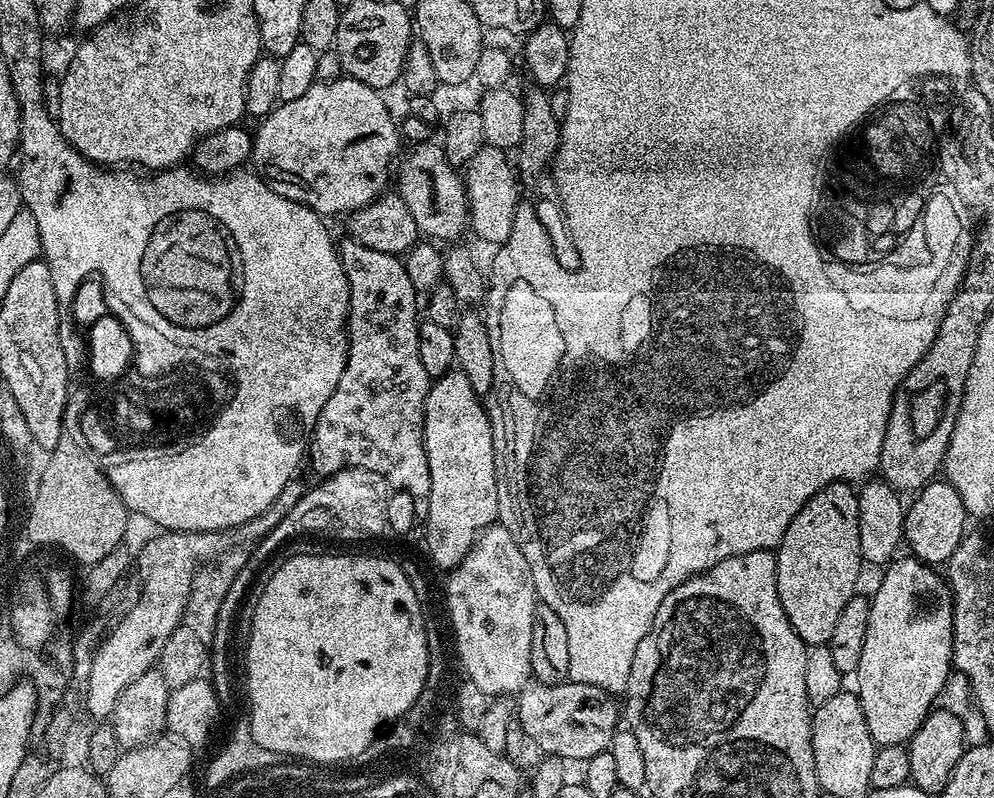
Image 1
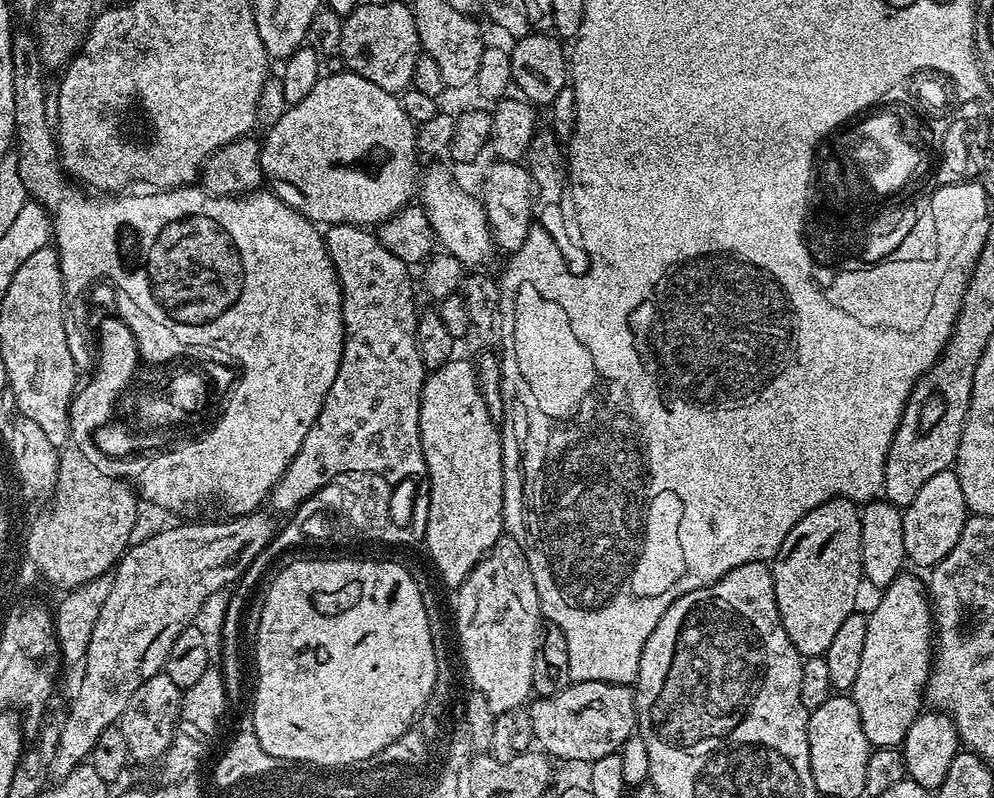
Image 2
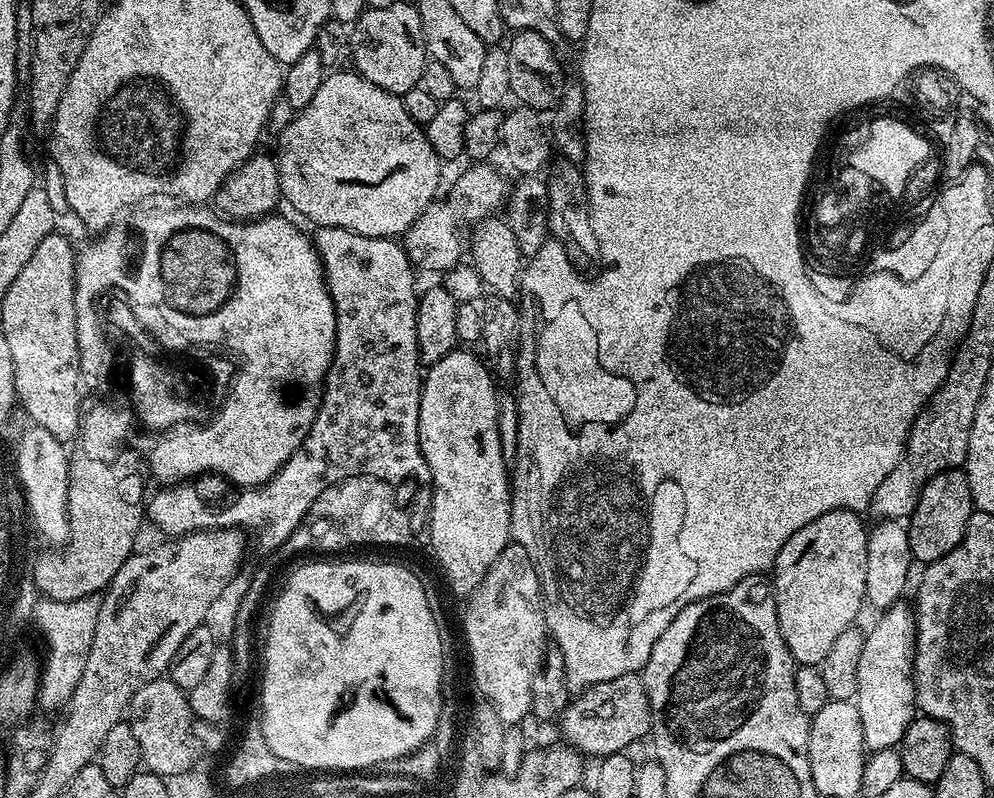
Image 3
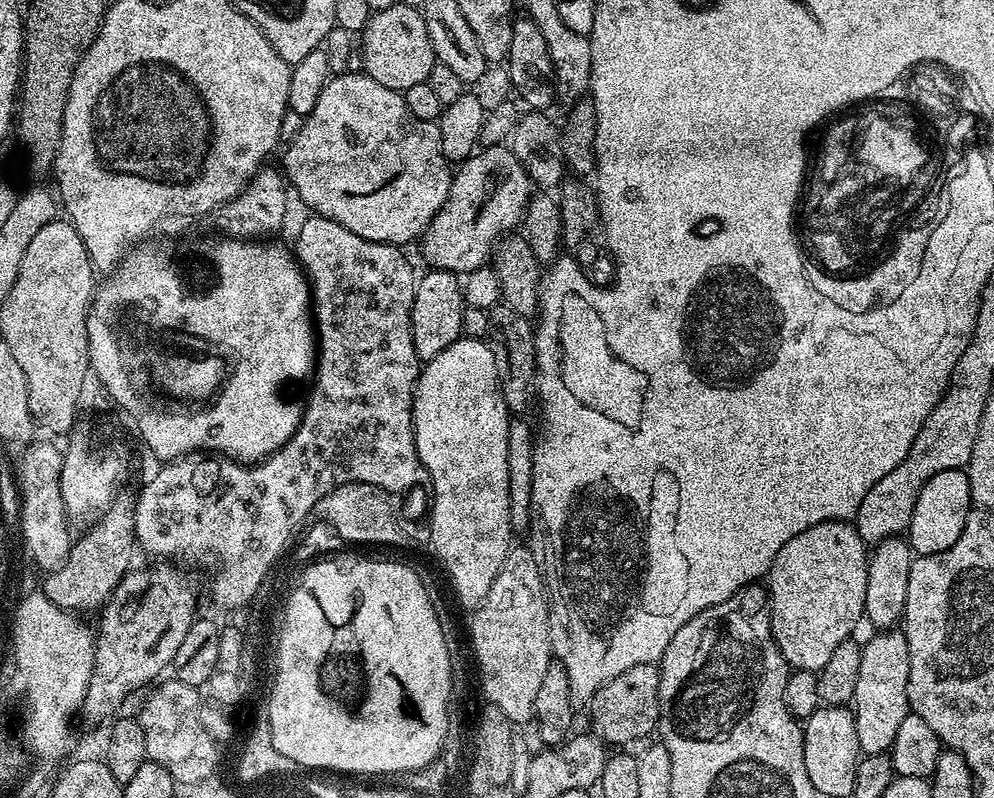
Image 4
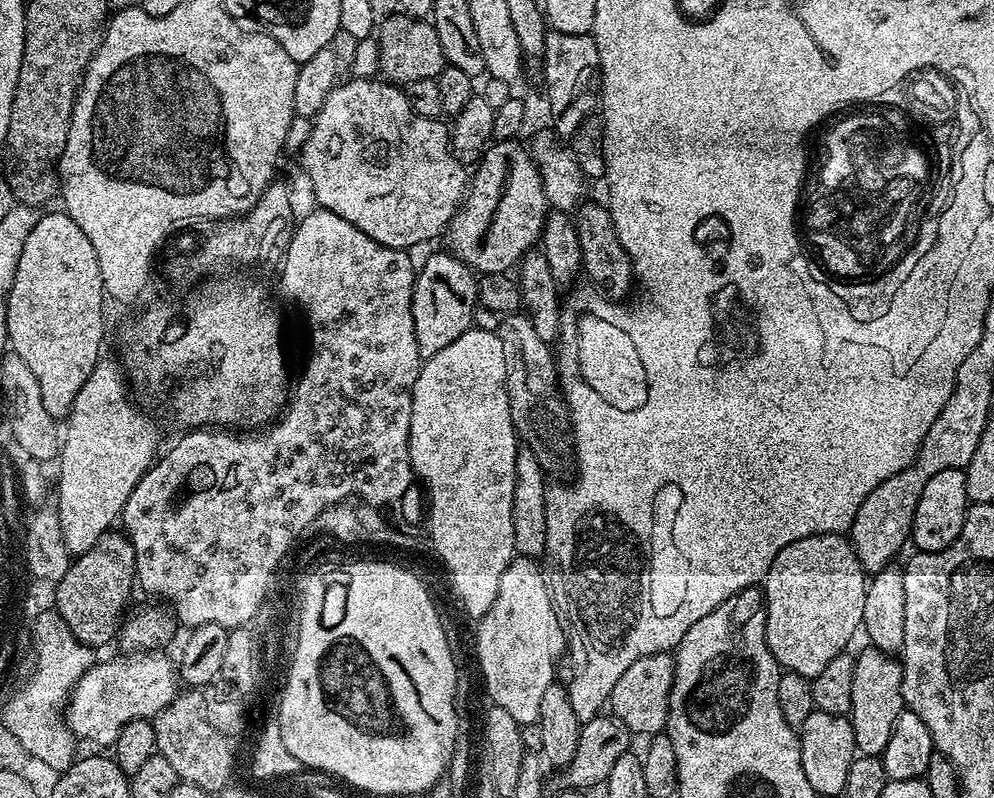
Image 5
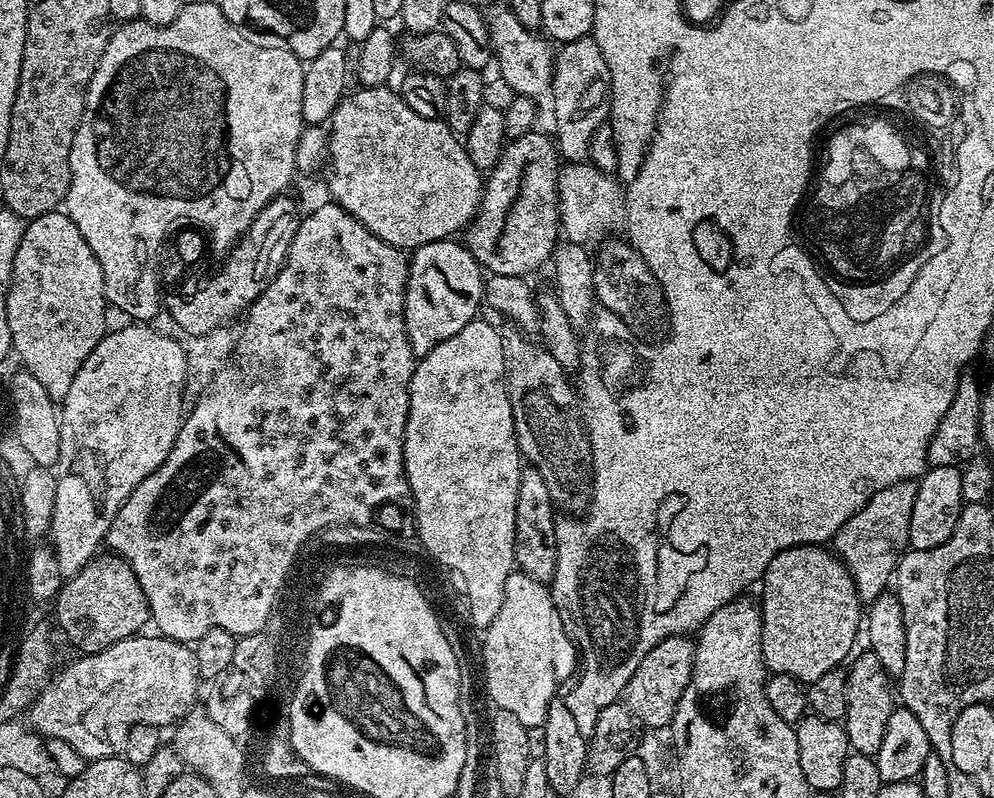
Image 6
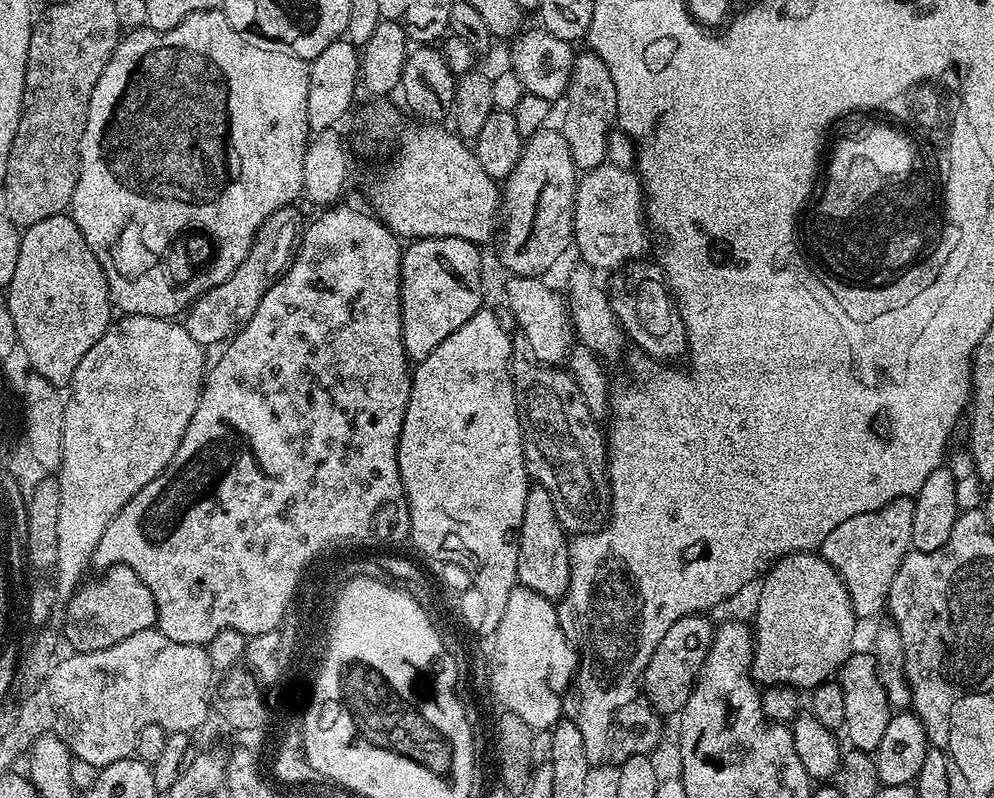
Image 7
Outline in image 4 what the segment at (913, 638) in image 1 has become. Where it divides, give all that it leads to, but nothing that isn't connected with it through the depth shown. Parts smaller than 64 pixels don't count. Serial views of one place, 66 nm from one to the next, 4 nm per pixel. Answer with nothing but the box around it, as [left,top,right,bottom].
[852,631,910,755]

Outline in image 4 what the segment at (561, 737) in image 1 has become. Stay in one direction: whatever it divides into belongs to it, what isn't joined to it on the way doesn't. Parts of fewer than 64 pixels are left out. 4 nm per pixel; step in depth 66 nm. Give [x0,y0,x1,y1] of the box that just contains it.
[590,664,660,746]

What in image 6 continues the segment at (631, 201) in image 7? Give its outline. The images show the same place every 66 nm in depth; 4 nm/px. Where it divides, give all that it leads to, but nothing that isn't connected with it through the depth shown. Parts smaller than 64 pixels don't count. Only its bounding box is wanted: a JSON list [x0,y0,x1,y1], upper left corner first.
[558,162,625,245]

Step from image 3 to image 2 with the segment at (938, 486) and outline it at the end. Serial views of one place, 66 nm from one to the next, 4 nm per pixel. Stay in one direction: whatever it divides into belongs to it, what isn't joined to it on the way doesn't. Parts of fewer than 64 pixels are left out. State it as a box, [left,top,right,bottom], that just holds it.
[902,468,970,570]

